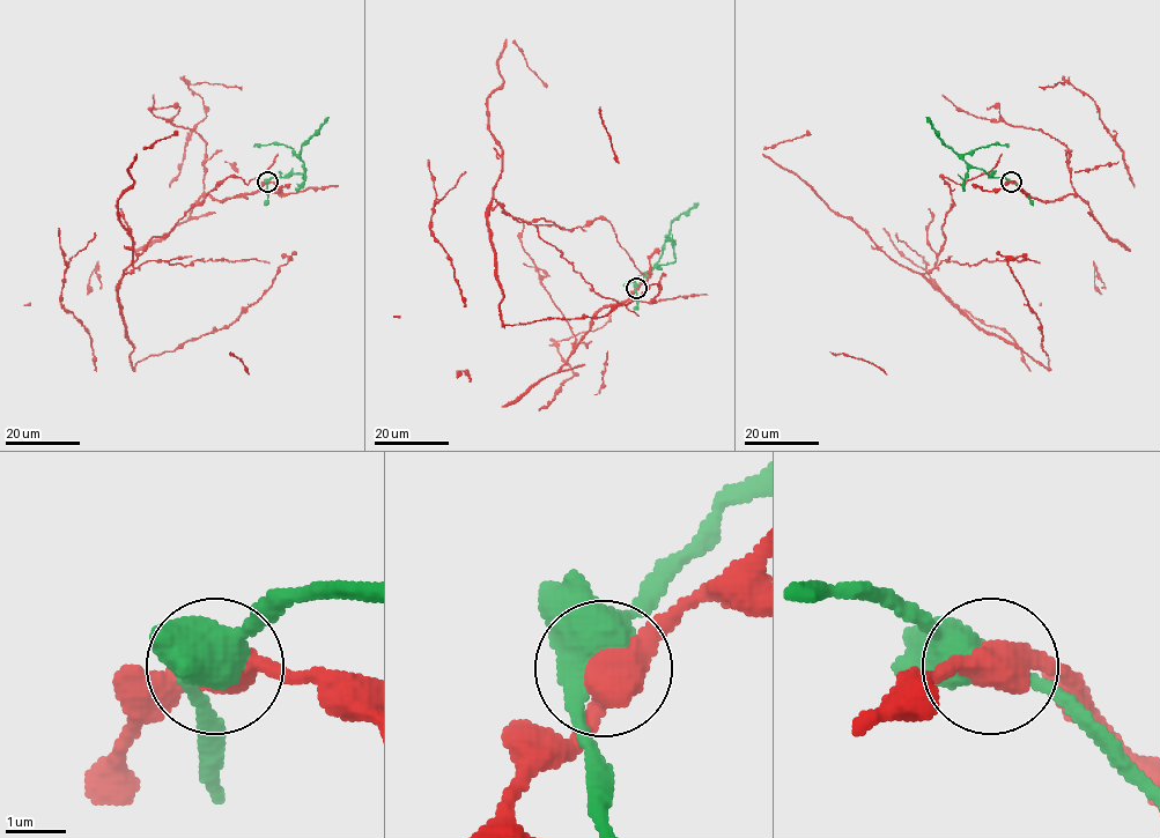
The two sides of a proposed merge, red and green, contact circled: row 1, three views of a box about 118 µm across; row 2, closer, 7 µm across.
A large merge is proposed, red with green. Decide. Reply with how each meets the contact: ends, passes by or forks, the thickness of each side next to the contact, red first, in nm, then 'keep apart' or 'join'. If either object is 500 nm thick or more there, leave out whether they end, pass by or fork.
calibres 550 and 480 nm; keep apart

